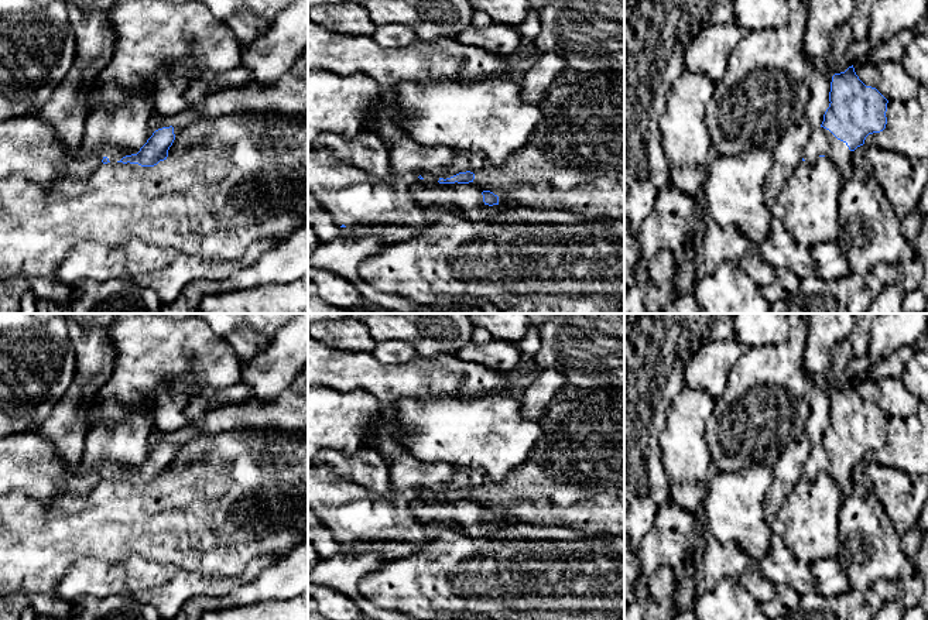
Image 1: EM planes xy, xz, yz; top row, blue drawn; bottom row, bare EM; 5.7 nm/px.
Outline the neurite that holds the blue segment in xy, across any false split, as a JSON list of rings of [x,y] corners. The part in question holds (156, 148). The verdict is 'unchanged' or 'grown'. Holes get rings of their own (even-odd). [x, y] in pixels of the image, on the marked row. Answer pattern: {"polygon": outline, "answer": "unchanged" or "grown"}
{"polygon": [[[37,113],[0,121],[0,179],[18,174],[41,188],[59,179],[83,179],[99,165],[112,161],[154,167],[167,160],[175,140],[174,127],[153,133],[137,154],[127,155],[114,145],[105,145],[89,158],[65,160],[65,148],[54,129]]], "answer": "grown"}

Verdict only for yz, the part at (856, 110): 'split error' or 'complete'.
split error

